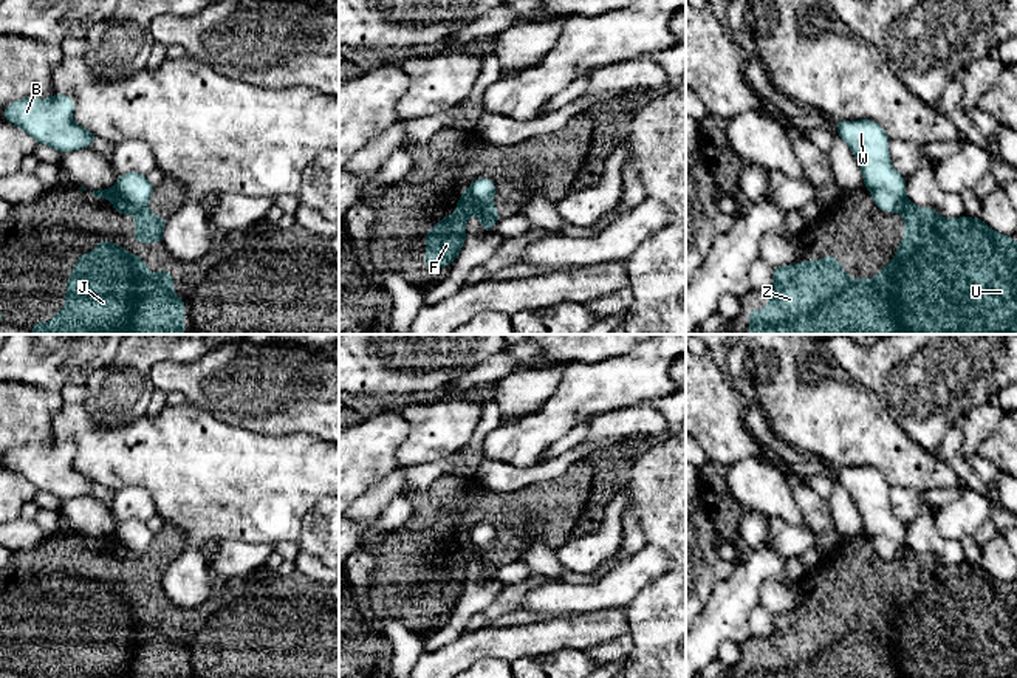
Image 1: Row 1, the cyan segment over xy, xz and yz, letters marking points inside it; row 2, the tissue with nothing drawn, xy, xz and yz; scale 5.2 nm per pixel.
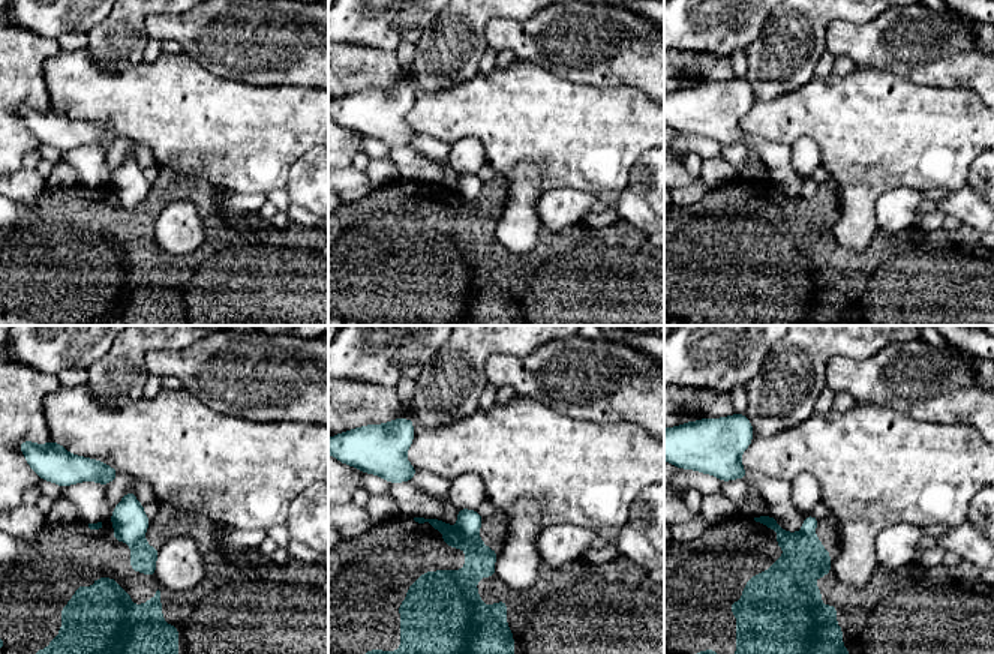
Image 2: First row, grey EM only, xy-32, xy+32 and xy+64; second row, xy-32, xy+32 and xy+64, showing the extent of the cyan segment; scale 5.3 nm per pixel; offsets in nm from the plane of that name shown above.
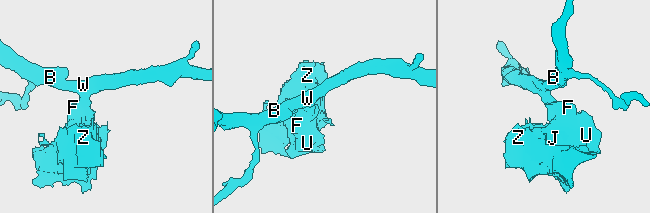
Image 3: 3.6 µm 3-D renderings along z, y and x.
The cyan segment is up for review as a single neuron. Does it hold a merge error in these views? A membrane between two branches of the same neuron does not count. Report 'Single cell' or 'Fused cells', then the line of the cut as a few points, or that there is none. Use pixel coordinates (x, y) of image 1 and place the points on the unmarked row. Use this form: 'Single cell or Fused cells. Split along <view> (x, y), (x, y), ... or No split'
Fused cells. Split along xy (115, 533), (133, 554), (146, 553)

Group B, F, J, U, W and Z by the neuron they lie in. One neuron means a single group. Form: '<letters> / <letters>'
B W / F J U Z

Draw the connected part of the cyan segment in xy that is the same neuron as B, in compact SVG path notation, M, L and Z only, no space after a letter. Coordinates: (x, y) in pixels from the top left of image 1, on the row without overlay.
M51 441L48 446L23 444L3 455L3 464L31 481L36 489L59 500L87 495L96 481L73 467L74 446Z

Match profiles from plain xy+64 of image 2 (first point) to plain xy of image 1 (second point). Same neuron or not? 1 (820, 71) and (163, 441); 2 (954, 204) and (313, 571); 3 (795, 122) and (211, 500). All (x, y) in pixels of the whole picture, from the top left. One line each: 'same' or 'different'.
1: different
2: same
3: same

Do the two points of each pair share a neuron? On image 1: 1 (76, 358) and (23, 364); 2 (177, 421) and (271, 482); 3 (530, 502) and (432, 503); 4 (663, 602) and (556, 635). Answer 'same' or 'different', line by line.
1: same
2: same
3: same
4: different

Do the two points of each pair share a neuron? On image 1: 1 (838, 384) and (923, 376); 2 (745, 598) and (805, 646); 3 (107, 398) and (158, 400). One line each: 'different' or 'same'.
1: different
2: different
3: different

